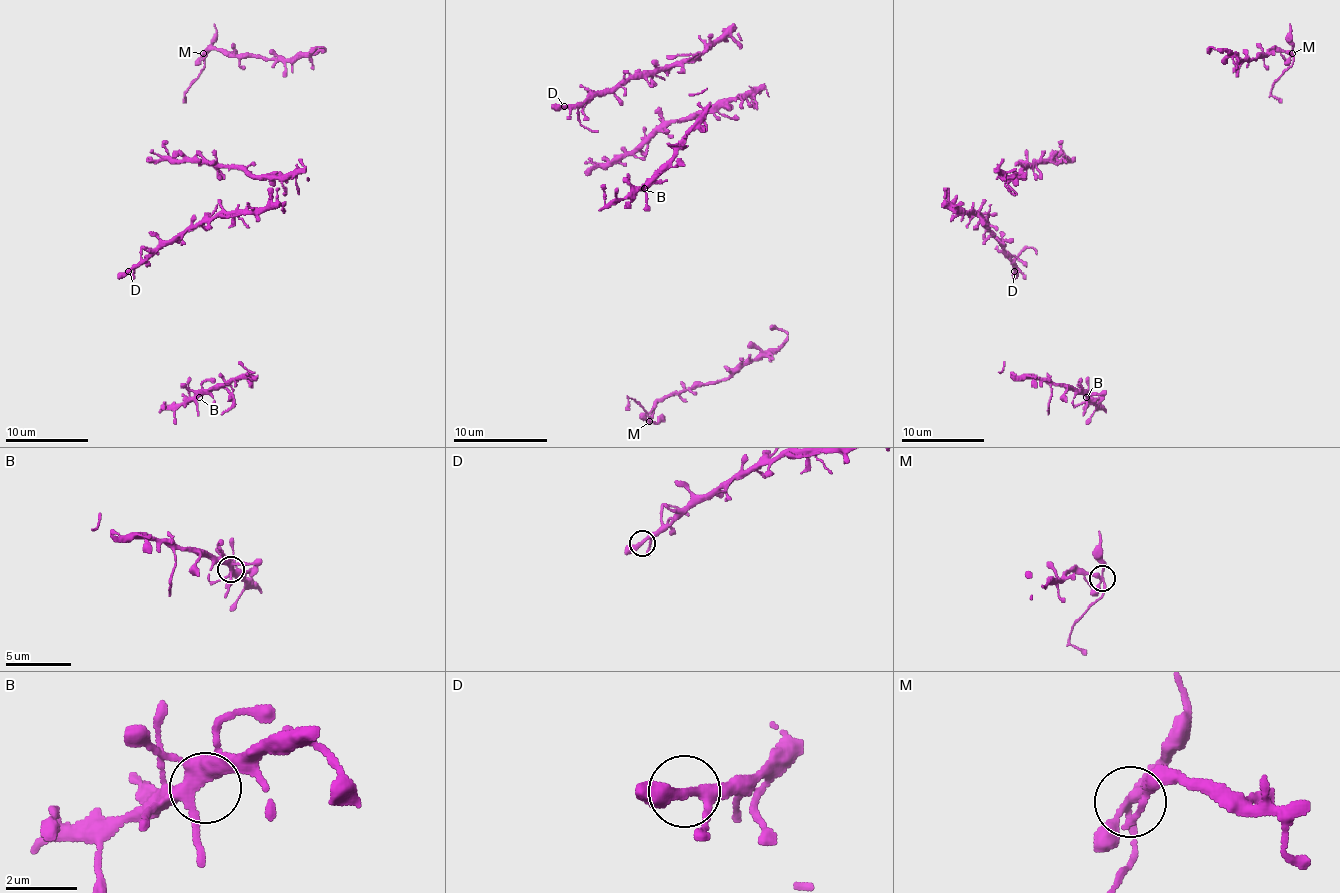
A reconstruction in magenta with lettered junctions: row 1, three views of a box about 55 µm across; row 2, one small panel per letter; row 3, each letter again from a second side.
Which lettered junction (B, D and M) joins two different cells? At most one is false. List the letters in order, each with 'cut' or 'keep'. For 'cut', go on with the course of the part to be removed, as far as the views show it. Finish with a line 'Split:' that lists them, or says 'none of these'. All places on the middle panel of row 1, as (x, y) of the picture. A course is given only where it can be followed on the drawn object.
B: keep
D: keep
M: cut; foreign part runs (648, 421), (651, 423), (651, 418), (630, 397), (625, 409)
Split: M

